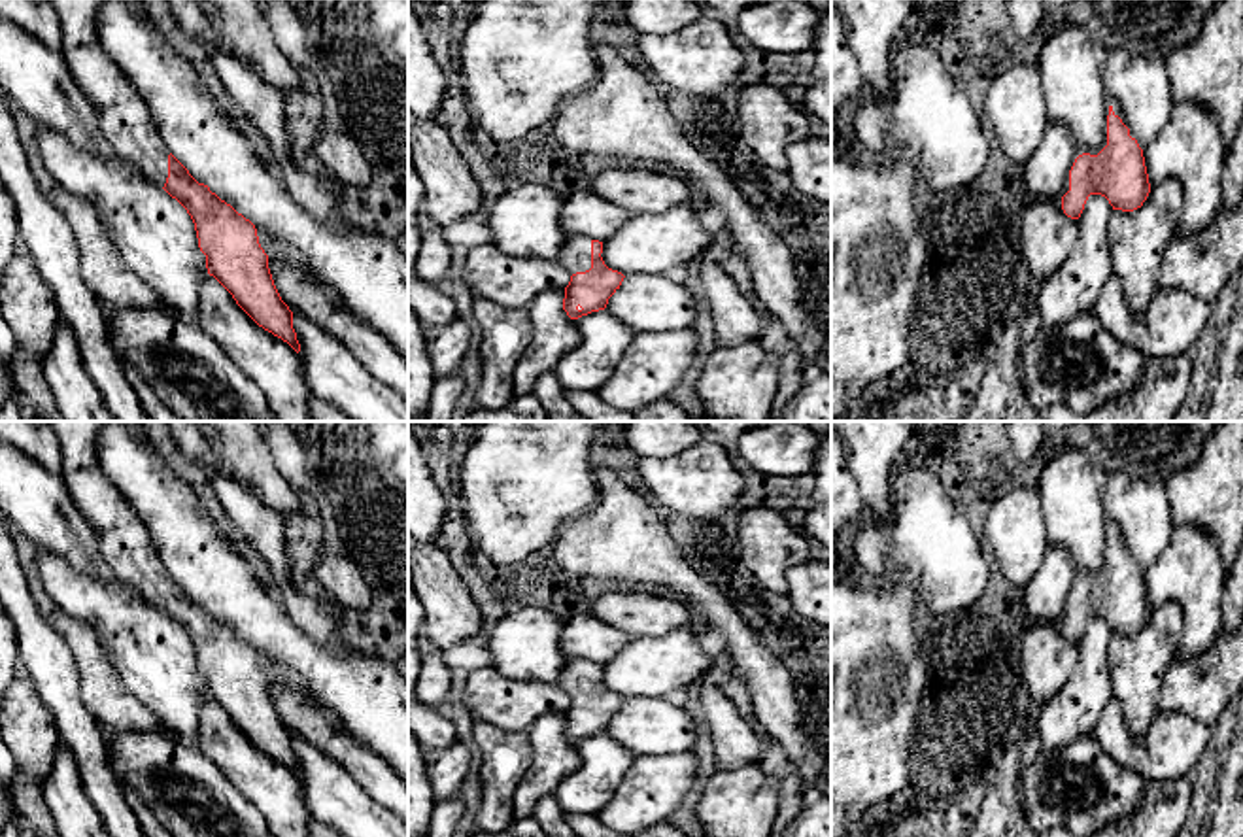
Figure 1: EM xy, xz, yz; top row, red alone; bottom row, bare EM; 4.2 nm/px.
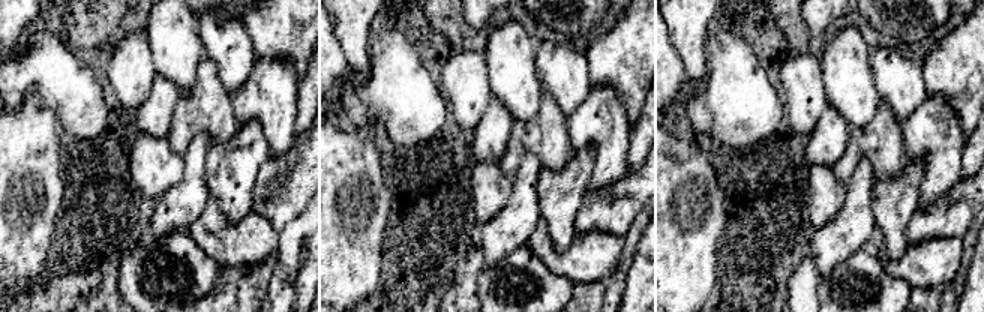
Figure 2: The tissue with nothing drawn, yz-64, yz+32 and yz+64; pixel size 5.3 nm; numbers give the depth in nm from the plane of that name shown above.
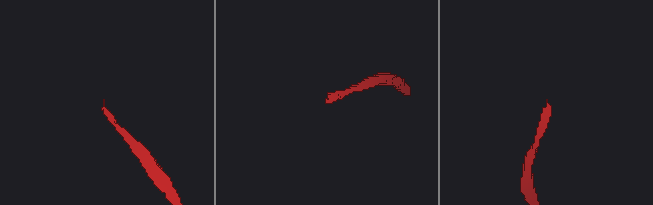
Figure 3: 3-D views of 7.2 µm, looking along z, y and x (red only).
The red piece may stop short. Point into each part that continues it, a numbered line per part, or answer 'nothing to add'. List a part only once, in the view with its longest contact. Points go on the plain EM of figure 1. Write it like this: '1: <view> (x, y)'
1: yz (1109, 524)

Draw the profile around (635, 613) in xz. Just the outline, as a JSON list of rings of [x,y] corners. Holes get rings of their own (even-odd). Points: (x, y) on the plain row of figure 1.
[[[612,589],[601,593],[589,614],[631,639],[663,637],[691,622],[693,612],[678,599],[648,593]]]

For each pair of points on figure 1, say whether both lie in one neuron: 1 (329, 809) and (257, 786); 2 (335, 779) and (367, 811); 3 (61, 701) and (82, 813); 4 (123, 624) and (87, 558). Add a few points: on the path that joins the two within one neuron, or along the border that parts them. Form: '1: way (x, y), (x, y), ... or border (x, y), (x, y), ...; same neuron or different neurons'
1: border (297, 777), (305, 807), (314, 817); different neurons
2: way (342, 786), (359, 803); same neuron
3: border (61, 741), (68, 749), (87, 794); different neurons
4: border (59, 558), (80, 571), (118, 580); different neurons

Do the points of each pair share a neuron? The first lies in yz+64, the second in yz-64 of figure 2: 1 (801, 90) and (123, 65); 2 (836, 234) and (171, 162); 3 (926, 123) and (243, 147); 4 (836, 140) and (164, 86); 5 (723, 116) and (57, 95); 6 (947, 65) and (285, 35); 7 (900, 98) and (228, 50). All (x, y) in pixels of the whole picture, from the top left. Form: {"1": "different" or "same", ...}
{"1": "same", "2": "different", "3": "different", "4": "same", "5": "same", "6": "same", "7": "same"}

